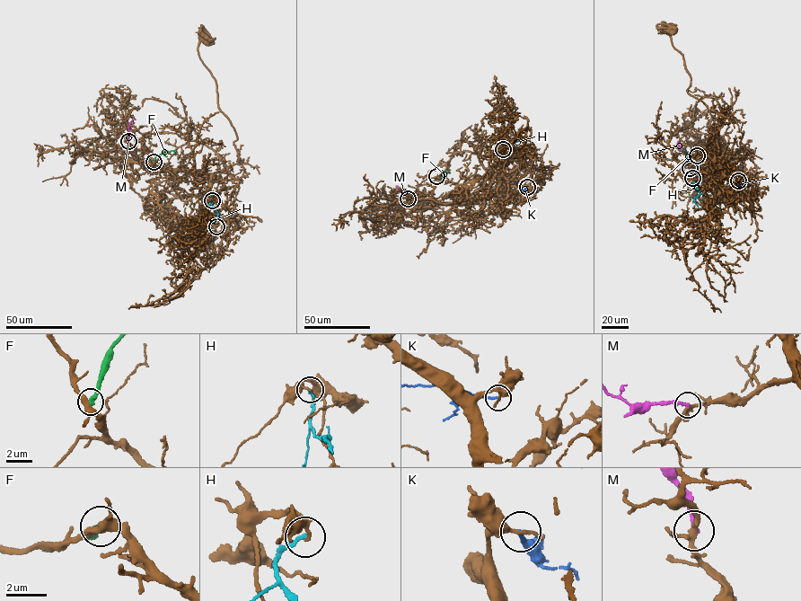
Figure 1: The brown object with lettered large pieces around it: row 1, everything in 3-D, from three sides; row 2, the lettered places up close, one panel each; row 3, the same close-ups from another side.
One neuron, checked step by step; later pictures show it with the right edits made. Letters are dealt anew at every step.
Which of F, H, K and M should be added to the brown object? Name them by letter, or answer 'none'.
none

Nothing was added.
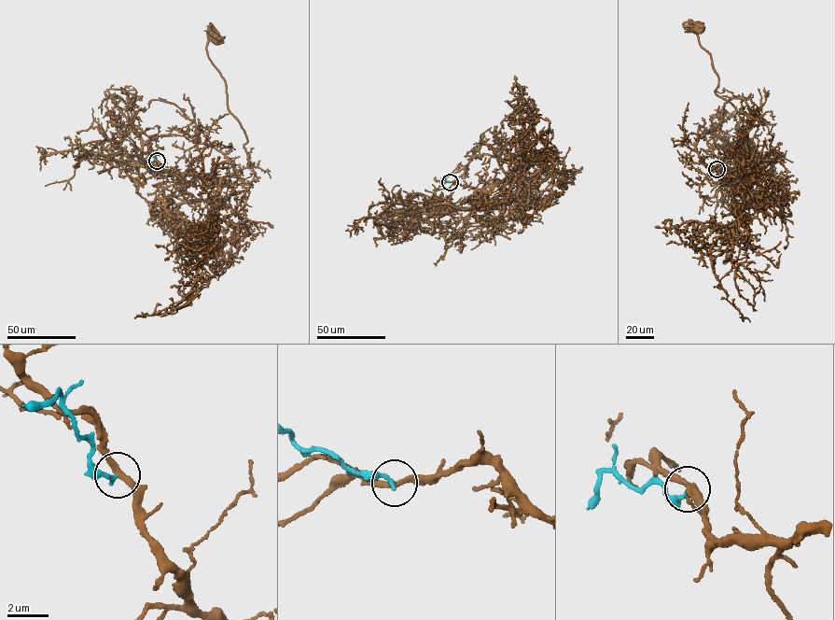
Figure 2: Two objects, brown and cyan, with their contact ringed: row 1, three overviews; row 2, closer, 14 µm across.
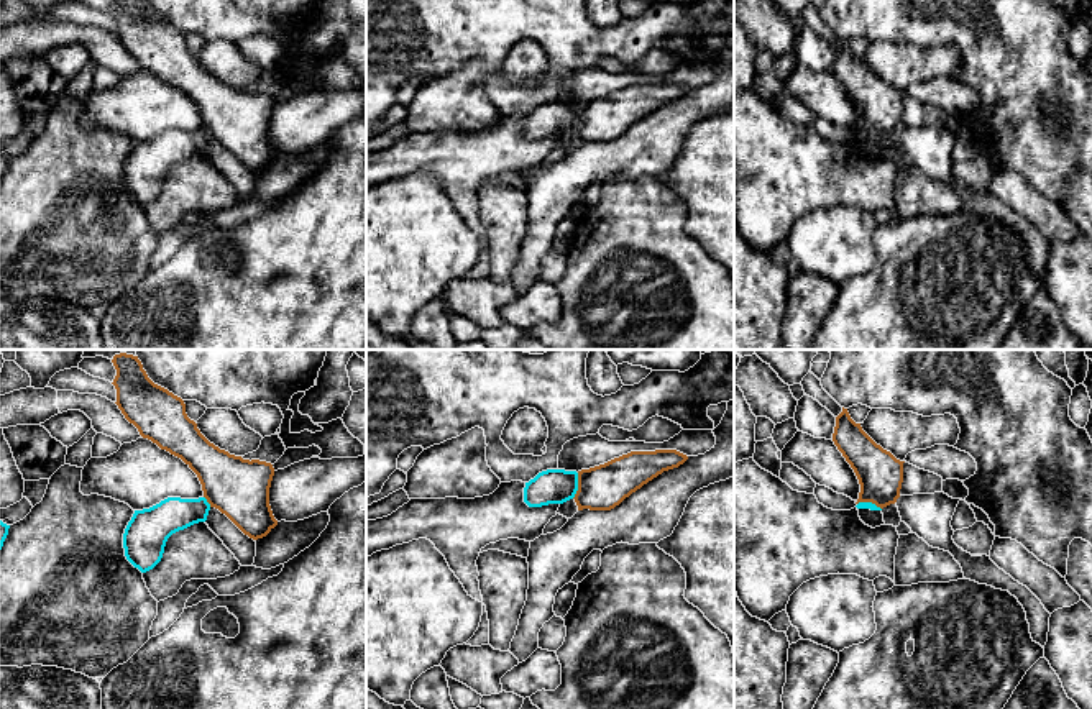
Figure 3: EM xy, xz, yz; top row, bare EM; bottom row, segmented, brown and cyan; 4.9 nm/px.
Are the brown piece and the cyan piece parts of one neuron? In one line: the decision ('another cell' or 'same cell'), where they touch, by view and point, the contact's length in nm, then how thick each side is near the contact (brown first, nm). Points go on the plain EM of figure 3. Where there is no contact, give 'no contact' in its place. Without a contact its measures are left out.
another cell; meets brown in xz at (578, 118); contact 130 nm long; 220 nm thick on the brown side, 180 nm on the other

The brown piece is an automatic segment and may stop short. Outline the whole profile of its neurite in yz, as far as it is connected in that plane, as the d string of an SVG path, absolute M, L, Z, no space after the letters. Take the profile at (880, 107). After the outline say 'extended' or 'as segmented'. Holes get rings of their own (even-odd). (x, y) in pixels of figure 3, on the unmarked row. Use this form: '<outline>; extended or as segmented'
M844 39L836 49L833 74L859 112L860 125L856 136L872 135L883 141L897 135L905 94L897 92L890 84L877 77Z; as segmented

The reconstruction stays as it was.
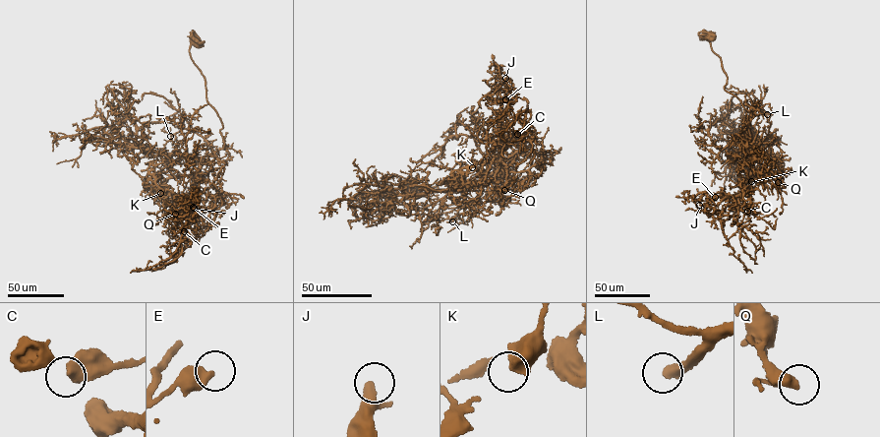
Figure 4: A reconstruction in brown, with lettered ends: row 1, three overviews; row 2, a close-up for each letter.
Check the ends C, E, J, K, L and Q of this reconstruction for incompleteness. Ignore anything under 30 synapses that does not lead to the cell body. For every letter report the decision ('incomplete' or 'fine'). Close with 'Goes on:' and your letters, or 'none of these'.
C: fine
E: fine
J: incomplete
K: fine
L: incomplete
Q: fine
Goes on: J, L

